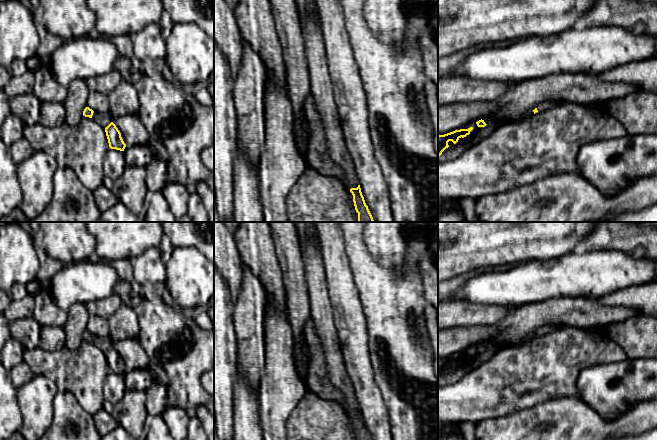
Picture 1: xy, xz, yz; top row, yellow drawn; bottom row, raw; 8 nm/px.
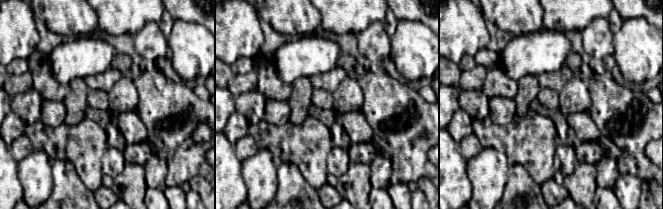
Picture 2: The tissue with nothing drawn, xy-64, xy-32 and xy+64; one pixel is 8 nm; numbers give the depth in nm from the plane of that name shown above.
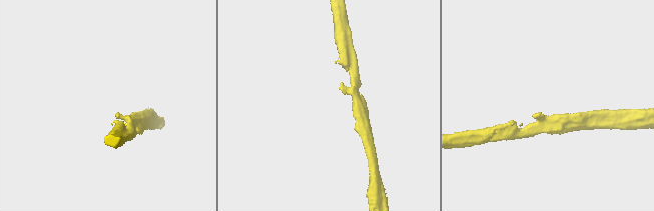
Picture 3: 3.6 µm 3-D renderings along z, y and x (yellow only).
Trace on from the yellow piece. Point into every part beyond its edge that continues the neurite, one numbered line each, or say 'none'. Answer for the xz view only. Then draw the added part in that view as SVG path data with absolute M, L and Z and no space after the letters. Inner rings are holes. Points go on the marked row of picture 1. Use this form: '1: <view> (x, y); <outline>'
none

